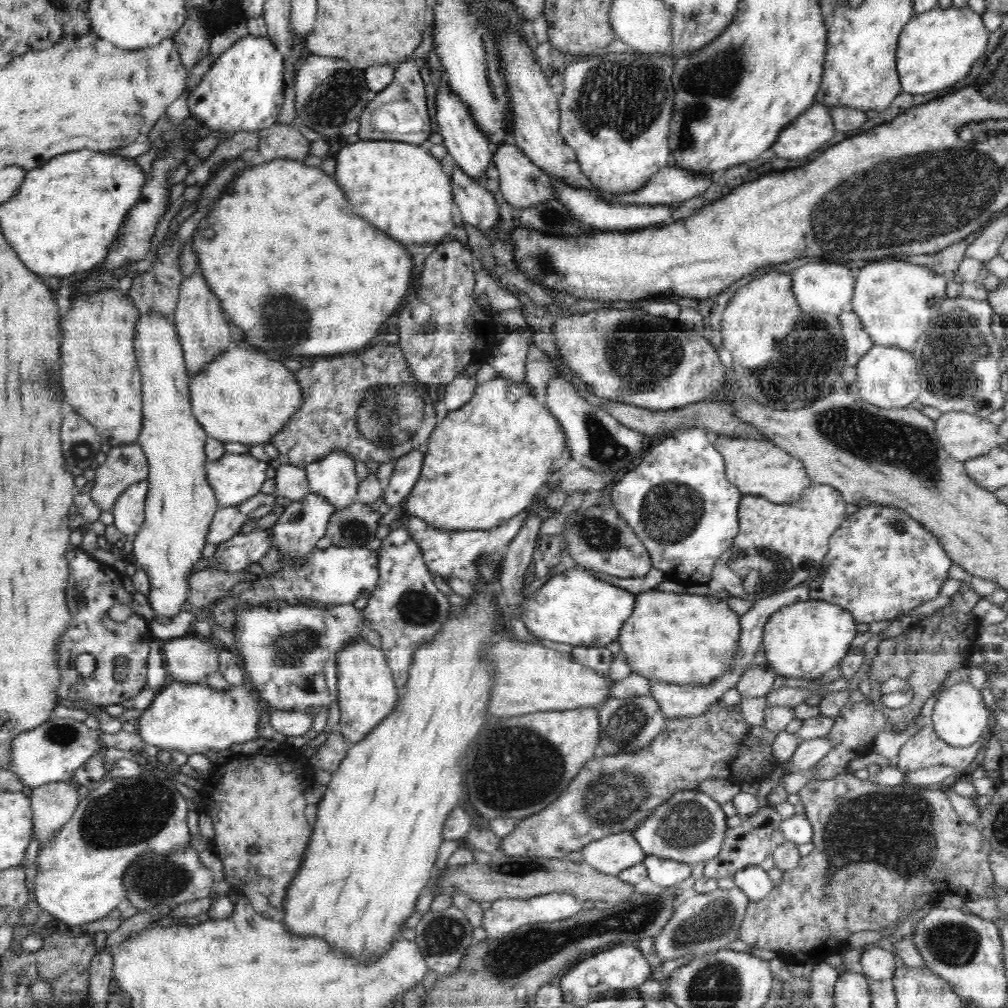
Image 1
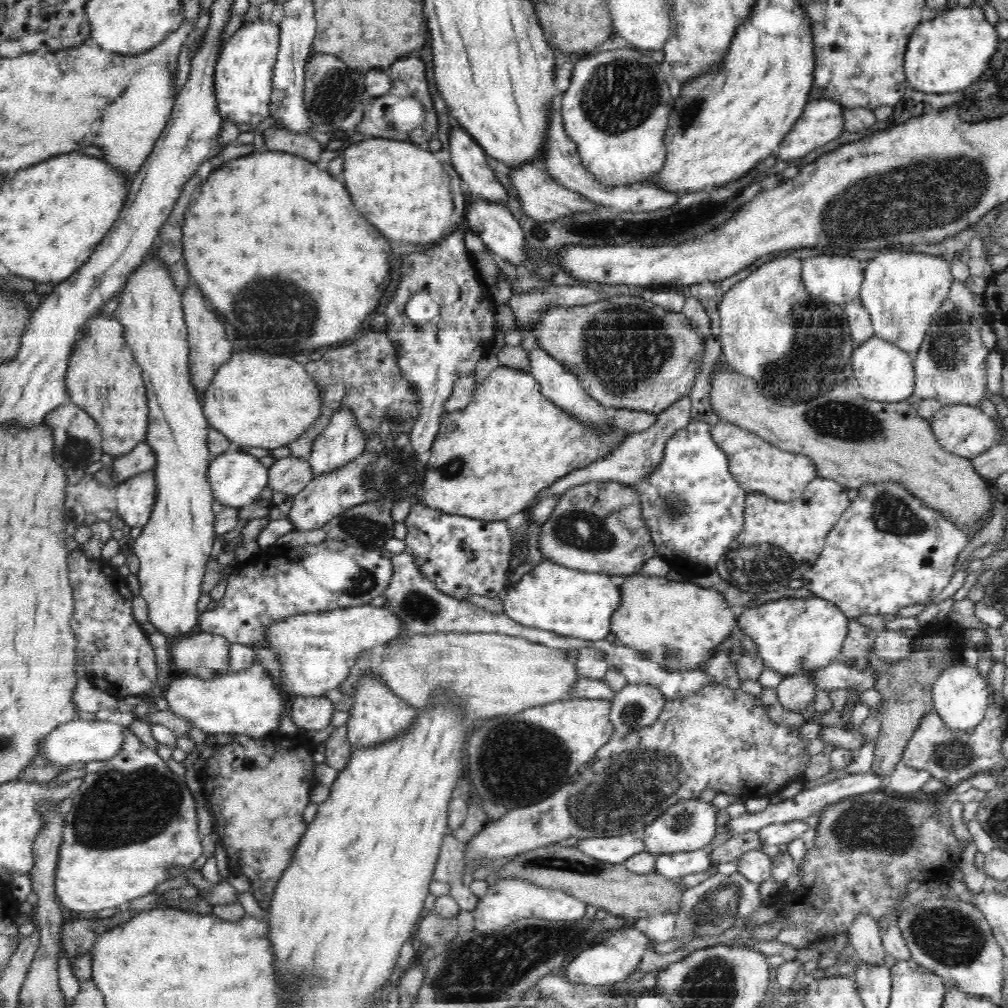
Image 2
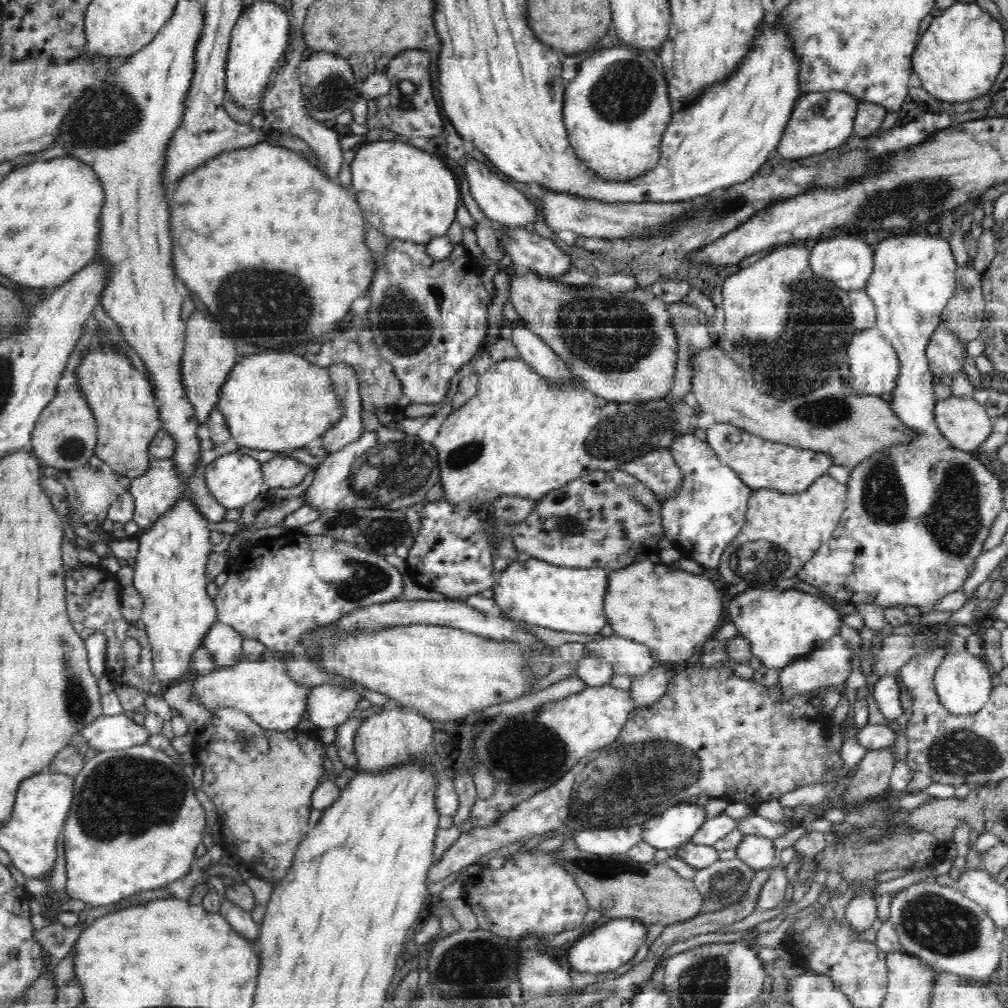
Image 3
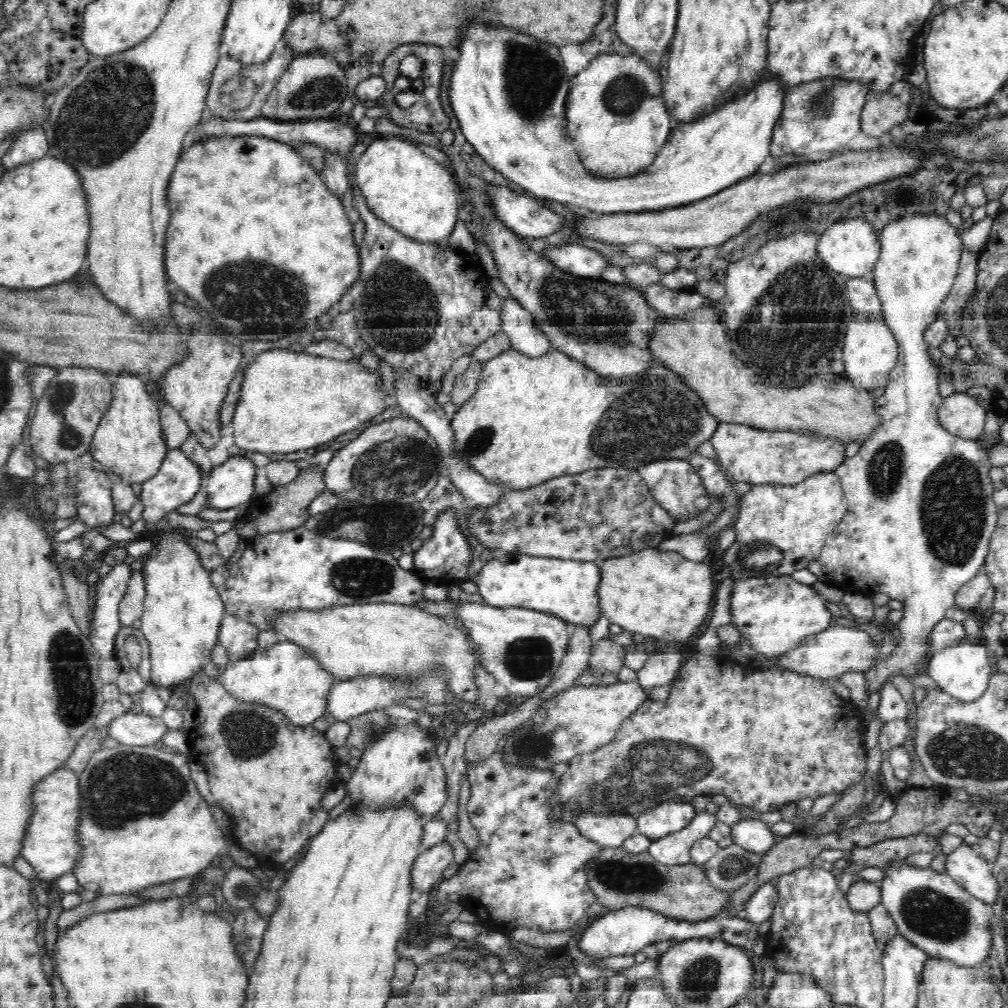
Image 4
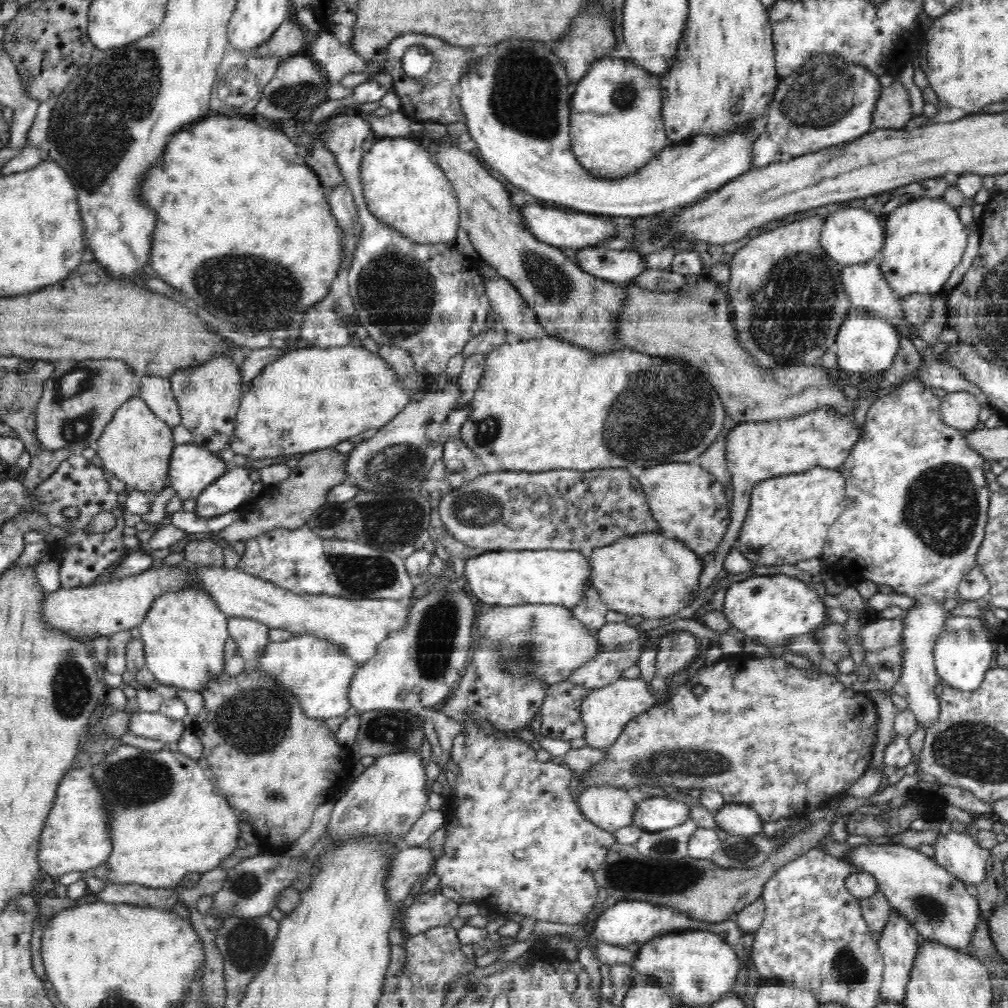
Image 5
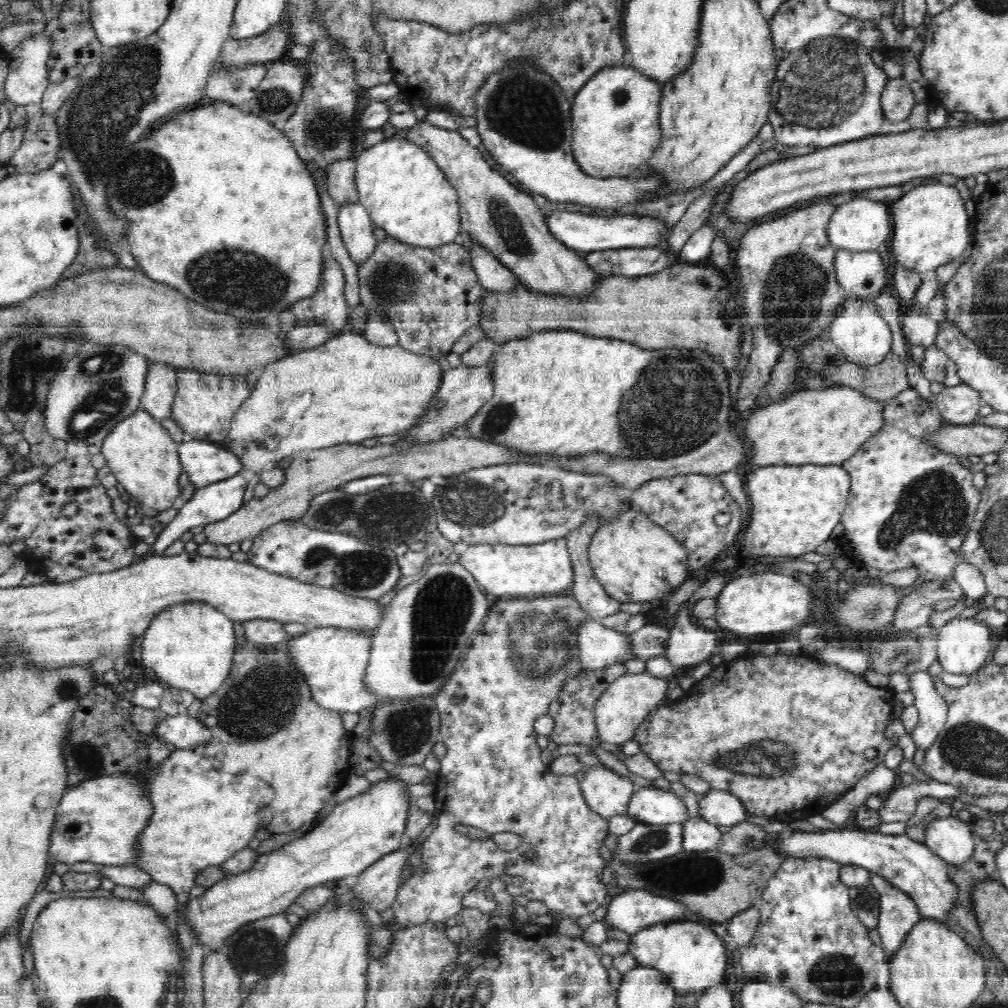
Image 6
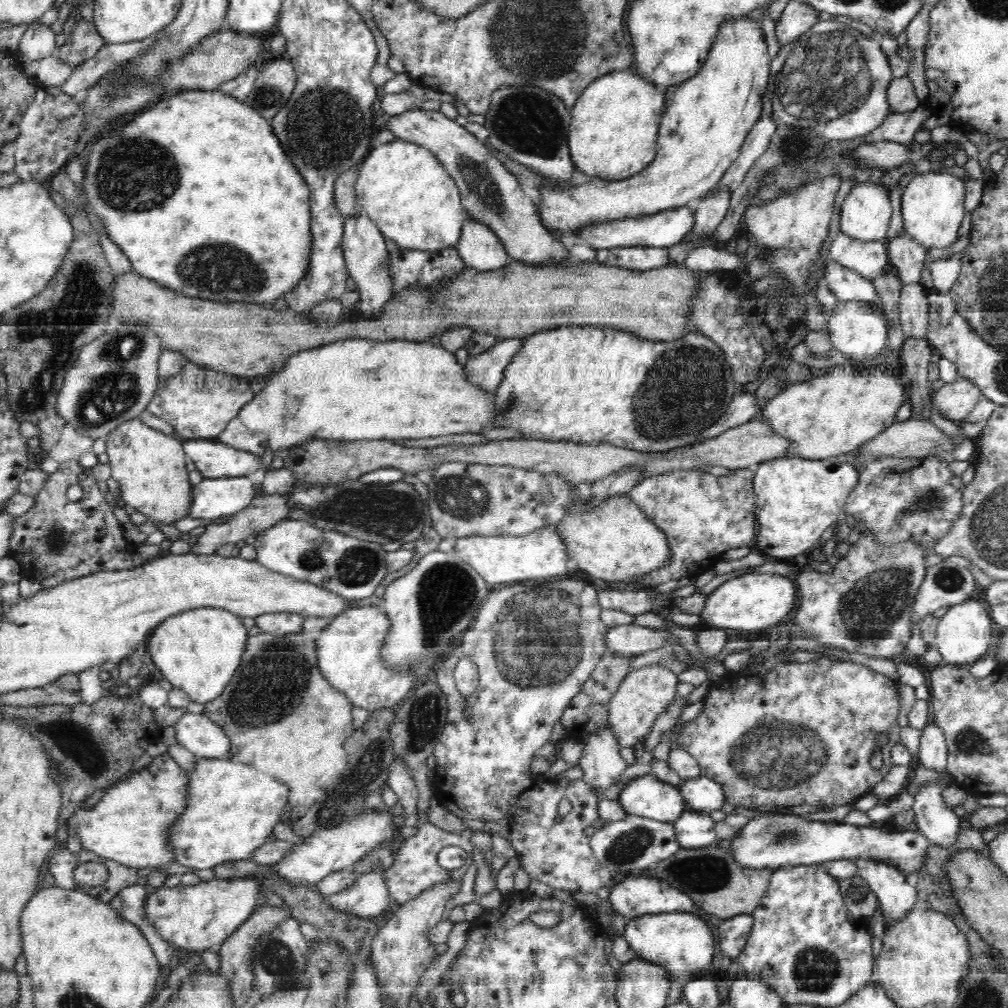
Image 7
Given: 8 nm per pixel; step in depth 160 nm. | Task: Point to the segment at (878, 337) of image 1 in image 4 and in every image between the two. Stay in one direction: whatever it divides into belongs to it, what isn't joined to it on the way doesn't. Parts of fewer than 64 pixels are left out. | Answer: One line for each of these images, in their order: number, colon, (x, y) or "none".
2: (902, 291)
3: (917, 514)
4: (920, 516)

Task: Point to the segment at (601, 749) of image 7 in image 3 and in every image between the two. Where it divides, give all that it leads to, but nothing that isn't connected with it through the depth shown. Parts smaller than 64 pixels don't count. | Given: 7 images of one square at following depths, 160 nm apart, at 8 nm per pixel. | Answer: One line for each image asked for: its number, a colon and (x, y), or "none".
3: (611, 841)
4: (611, 829)
5: (611, 808)
6: (608, 793)

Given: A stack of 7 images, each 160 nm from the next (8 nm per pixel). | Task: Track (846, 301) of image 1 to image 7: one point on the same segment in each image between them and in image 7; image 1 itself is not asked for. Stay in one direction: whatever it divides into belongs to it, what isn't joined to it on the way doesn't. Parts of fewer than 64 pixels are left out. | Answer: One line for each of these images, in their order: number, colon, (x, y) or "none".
2: (836, 279)
3: (847, 262)
4: (850, 247)
5: (853, 236)
6: (859, 225)
7: (865, 215)

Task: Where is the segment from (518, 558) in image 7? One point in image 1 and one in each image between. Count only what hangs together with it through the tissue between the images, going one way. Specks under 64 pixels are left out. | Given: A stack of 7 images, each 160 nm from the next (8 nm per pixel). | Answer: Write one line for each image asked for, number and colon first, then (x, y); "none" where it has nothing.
1: (575, 608)
2: (552, 597)
3: (563, 599)
4: (569, 588)
5: (507, 578)
6: (545, 569)

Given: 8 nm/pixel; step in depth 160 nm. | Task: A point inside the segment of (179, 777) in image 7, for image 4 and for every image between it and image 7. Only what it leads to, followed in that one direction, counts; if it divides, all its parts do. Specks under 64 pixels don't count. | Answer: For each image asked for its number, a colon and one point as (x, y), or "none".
4: (52, 848)
5: (76, 837)
6: (117, 809)

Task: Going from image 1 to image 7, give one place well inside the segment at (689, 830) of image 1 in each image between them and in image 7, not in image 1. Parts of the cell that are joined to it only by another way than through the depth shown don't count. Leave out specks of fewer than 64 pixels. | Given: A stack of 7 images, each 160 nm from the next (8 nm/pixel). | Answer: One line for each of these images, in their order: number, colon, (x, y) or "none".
2: (690, 824)
3: (668, 831)
4: (670, 816)
5: (658, 811)
6: (649, 805)
7: (648, 796)

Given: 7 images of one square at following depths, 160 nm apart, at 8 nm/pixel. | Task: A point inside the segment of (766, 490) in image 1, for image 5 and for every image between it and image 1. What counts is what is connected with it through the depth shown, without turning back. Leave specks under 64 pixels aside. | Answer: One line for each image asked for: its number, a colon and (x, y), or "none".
2: (759, 467)
3: (759, 463)
4: (758, 456)
5: (755, 450)

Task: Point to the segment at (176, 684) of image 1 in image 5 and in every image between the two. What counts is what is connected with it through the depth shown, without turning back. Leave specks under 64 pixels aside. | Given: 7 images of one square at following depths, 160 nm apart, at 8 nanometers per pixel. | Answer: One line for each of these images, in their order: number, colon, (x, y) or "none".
2: (248, 702)
3: (260, 688)
4: (286, 677)
5: (319, 673)

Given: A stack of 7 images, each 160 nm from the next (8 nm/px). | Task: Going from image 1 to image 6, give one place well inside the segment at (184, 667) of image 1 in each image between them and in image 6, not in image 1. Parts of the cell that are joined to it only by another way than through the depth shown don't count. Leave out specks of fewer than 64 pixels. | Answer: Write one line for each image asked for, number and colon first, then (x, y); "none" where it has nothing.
2: (212, 651)
3: (223, 643)
4: (240, 639)
5: (251, 636)
6: (261, 632)

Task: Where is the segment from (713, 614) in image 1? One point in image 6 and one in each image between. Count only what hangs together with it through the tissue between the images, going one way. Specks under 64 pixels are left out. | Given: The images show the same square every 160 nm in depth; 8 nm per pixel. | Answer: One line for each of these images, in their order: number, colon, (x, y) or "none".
2: (678, 626)
3: (672, 613)
4: (662, 595)
5: (649, 575)
6: (635, 560)

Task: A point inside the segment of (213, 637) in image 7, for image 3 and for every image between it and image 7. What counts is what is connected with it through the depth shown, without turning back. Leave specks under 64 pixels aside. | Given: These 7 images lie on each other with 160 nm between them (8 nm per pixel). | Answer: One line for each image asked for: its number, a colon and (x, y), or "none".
3: (169, 570)
4: (183, 611)
5: (184, 635)
6: (192, 646)

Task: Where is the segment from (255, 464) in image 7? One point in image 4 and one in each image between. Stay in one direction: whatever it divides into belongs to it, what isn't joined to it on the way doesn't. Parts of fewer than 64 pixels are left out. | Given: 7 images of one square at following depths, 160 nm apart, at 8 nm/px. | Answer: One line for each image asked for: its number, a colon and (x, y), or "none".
4: (177, 481)
5: (193, 467)
6: (205, 462)

